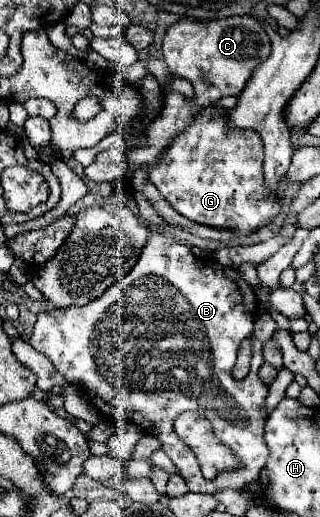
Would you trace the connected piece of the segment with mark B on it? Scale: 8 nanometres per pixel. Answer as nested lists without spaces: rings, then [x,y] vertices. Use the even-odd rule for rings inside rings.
[[[151,232],[151,240],[147,240],[147,244],[143,246],[143,252],[141,252],[137,264],[131,268],[131,272],[129,272],[127,276],[123,276],[123,280],[115,282],[111,288],[107,288],[107,292],[105,292],[103,296],[99,296],[97,300],[89,302],[87,306],[81,306],[81,308],[79,308],[79,306],[71,306],[71,308],[65,308],[65,310],[41,312],[41,314],[37,316],[35,326],[33,326],[33,334],[31,334],[31,338],[29,338],[29,344],[31,344],[37,352],[45,354],[45,356],[53,362],[55,370],[61,372],[67,382],[81,386],[81,388],[85,390],[85,394],[91,398],[91,402],[93,402],[93,406],[95,406],[97,410],[101,410],[105,404],[109,404],[109,406],[113,406],[115,410],[125,412],[127,416],[131,416],[129,420],[131,420],[133,424],[137,424],[145,434],[151,434],[151,436],[155,436],[155,438],[159,438],[161,444],[163,444],[165,454],[167,454],[167,456],[173,460],[173,464],[179,468],[179,474],[185,478],[185,482],[187,482],[187,486],[189,486],[191,492],[213,494],[213,492],[219,490],[219,488],[243,488],[245,484],[257,480],[261,468],[263,468],[265,462],[267,462],[267,452],[269,452],[269,450],[267,450],[267,444],[265,444],[265,438],[263,438],[263,424],[265,424],[267,414],[265,414],[263,406],[265,406],[265,396],[267,396],[267,390],[269,390],[269,388],[267,388],[267,386],[259,380],[259,376],[257,376],[257,372],[259,372],[259,368],[261,368],[261,364],[263,364],[263,344],[261,344],[259,340],[253,338],[253,358],[251,358],[251,370],[249,370],[249,374],[247,374],[243,380],[235,380],[233,374],[231,374],[231,370],[233,370],[233,366],[235,366],[235,360],[237,360],[237,350],[239,350],[241,340],[253,336],[253,322],[255,322],[257,310],[259,310],[257,296],[255,296],[253,288],[239,276],[237,269],[223,266],[223,264],[220,264],[217,260],[207,259],[204,261],[204,259],[195,258],[195,256],[191,254],[189,246],[179,244],[179,242],[167,238],[167,236],[159,234],[159,232]],[[183,412],[203,412],[203,416],[209,416],[211,428],[213,428],[213,432],[215,432],[215,438],[217,438],[223,446],[231,446],[231,448],[233,448],[235,456],[239,456],[239,460],[243,462],[243,468],[239,468],[239,472],[221,472],[221,474],[219,474],[215,480],[211,480],[211,482],[203,480],[203,474],[199,472],[199,464],[197,464],[197,460],[195,460],[195,452],[191,452],[191,448],[187,448],[187,444],[183,444],[183,442],[175,436],[175,430],[173,430],[175,418],[181,416]]]

